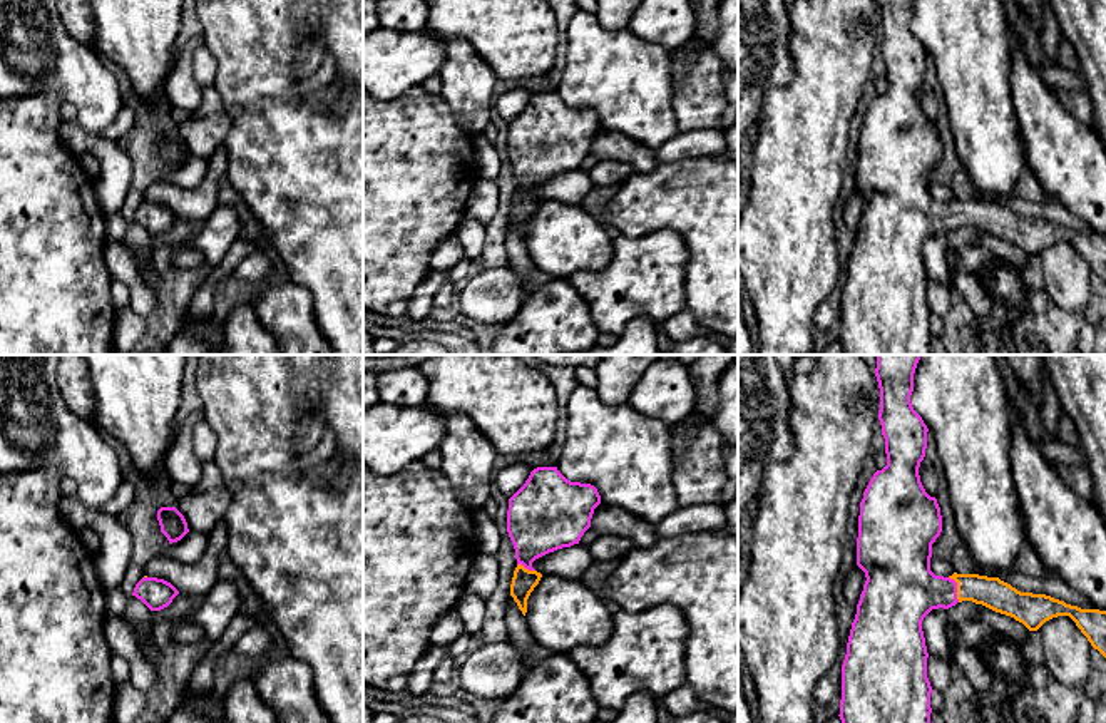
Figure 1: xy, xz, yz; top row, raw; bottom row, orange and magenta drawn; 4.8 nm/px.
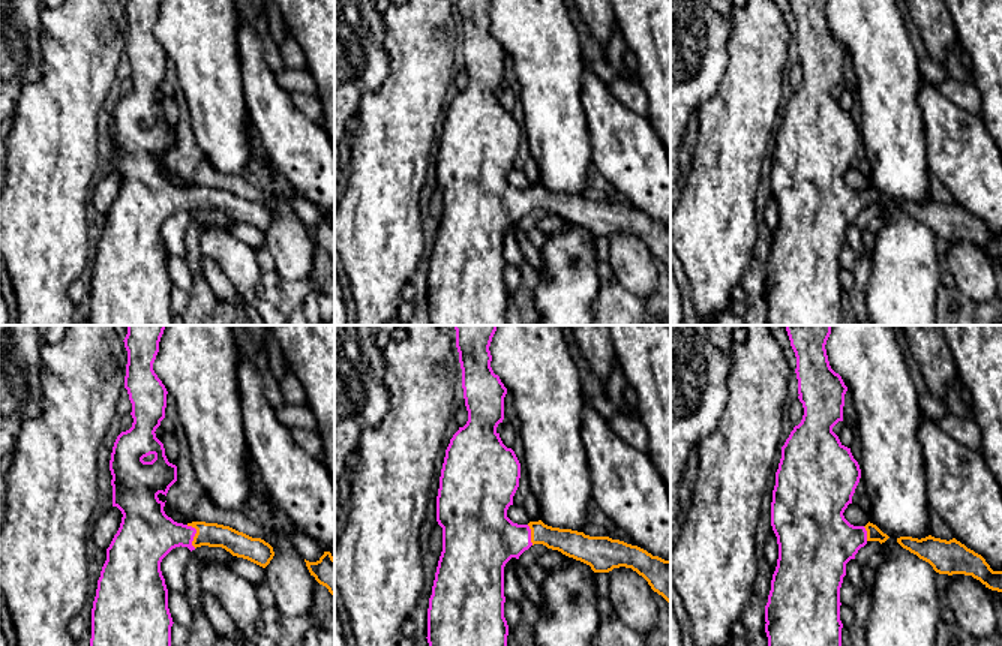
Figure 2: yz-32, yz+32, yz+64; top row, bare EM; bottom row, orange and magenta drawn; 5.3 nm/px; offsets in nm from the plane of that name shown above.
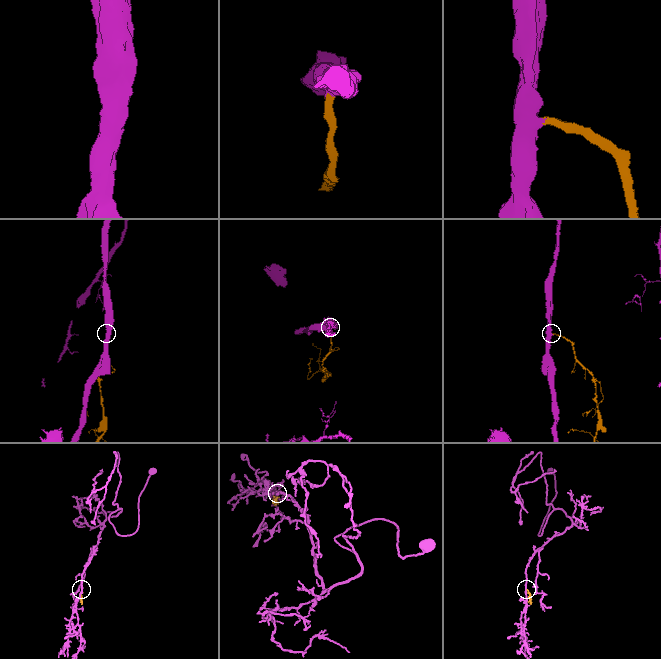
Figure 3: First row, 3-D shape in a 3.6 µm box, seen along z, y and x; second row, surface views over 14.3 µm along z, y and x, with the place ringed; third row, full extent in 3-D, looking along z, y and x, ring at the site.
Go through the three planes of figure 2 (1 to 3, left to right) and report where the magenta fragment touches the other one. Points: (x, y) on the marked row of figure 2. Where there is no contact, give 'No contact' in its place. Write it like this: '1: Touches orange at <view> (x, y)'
1: Touches orange at yz-32 (195, 534)
2: Touches orange at yz+32 (531, 535)
3: Touches orange at yz+64 (867, 534)

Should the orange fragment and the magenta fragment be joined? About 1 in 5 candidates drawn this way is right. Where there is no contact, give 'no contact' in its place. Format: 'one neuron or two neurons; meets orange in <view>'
one neuron; meets orange in yz

